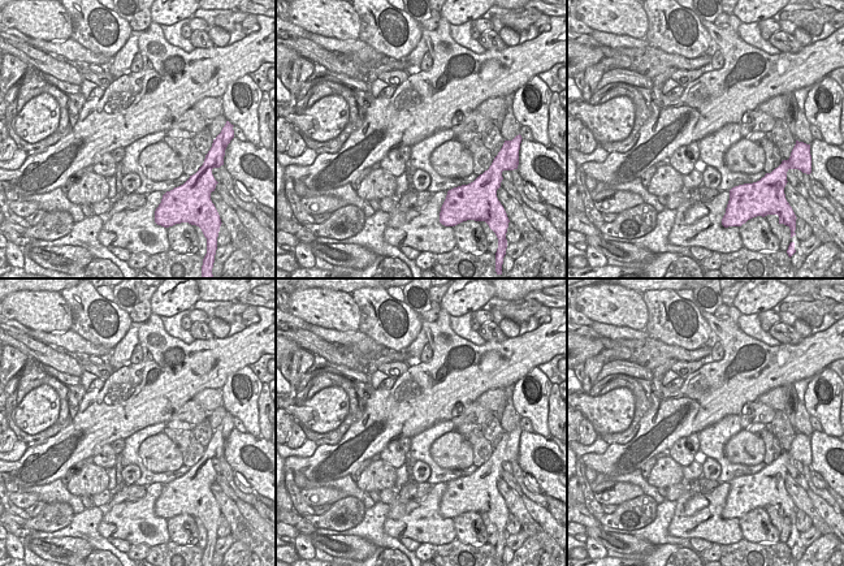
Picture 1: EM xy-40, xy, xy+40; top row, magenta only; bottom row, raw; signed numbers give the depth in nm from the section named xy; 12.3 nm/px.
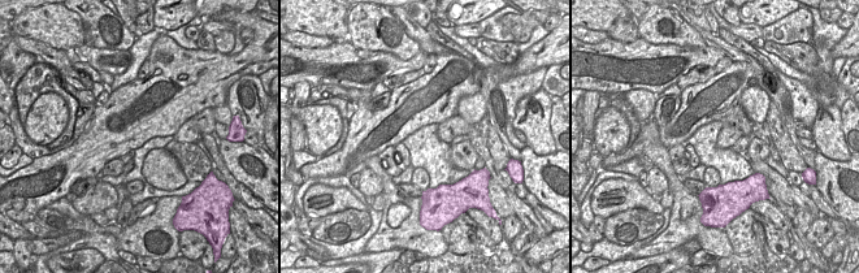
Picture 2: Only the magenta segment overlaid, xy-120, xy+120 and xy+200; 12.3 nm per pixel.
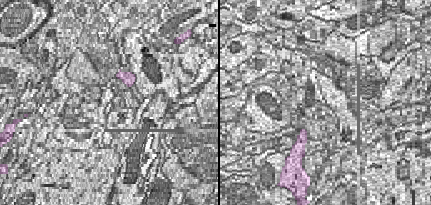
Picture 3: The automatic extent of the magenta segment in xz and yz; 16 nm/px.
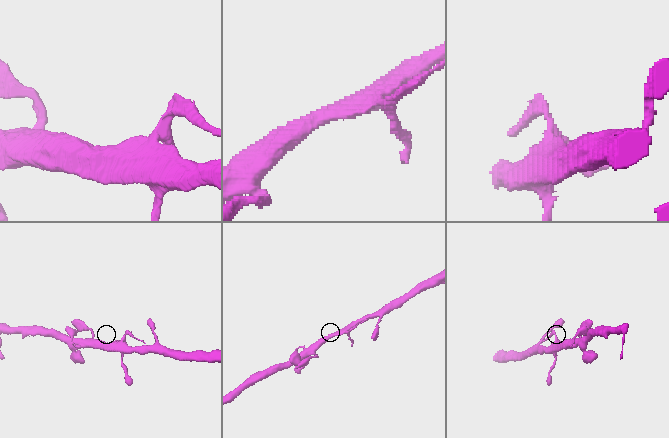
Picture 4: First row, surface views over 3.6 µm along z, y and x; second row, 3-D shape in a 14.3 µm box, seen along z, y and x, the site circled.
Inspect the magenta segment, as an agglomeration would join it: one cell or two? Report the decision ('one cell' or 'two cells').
two cells

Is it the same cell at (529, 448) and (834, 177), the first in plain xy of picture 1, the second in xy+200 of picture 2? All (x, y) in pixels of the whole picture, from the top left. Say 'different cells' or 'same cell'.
same cell

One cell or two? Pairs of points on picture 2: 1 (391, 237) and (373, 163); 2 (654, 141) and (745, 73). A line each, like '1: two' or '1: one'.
1: one
2: two

